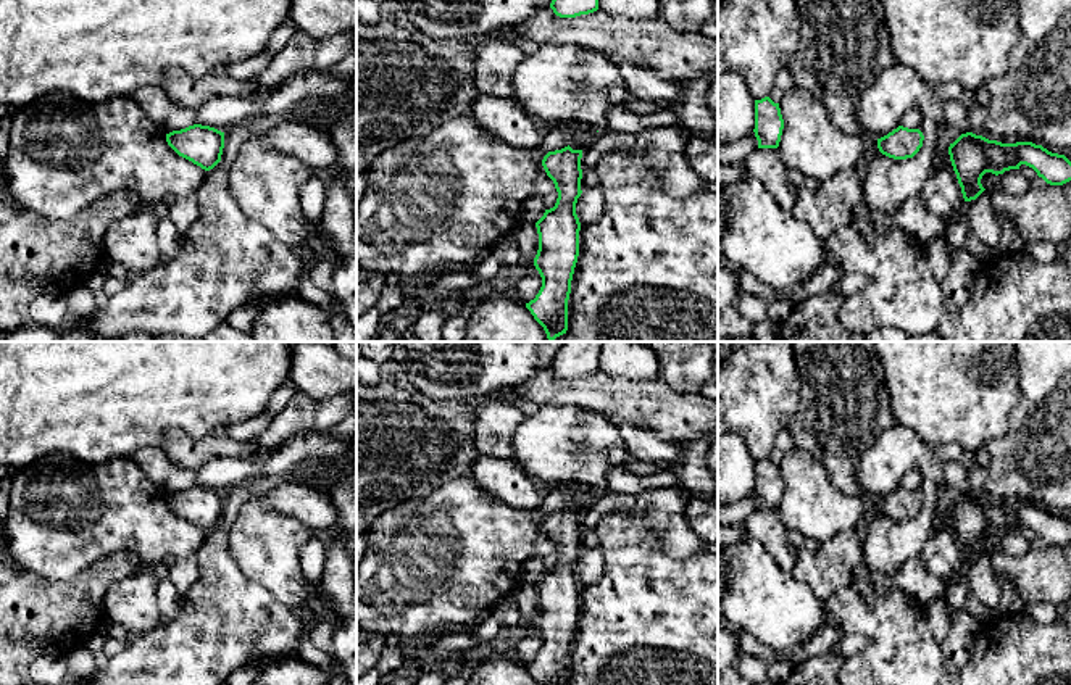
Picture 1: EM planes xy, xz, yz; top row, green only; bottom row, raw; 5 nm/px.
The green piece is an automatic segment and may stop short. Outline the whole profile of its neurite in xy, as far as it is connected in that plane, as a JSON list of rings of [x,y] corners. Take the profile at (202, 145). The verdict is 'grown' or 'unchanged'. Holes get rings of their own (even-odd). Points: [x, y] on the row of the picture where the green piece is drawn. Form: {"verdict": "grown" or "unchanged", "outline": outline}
{"verdict": "unchanged", "outline": [[[202,124],[166,134],[168,145],[182,158],[205,171],[213,169],[224,148],[224,132]]]}

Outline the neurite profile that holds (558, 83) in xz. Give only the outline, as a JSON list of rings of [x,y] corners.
[[[571,44],[540,45],[536,53],[526,55],[513,74],[511,85],[515,100],[529,118],[548,124],[577,119],[598,132],[606,129],[611,108],[627,108],[629,102],[637,100],[629,93],[618,66],[606,55]]]

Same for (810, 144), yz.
[[[795,85],[782,93],[779,108],[784,129],[777,150],[787,168],[819,181],[855,168],[863,152],[861,135],[837,129],[818,97]]]

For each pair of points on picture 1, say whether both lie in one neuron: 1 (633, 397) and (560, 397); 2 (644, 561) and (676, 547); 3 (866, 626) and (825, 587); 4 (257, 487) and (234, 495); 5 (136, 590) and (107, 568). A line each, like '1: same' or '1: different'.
1: same
2: different
3: different
4: same
5: different

